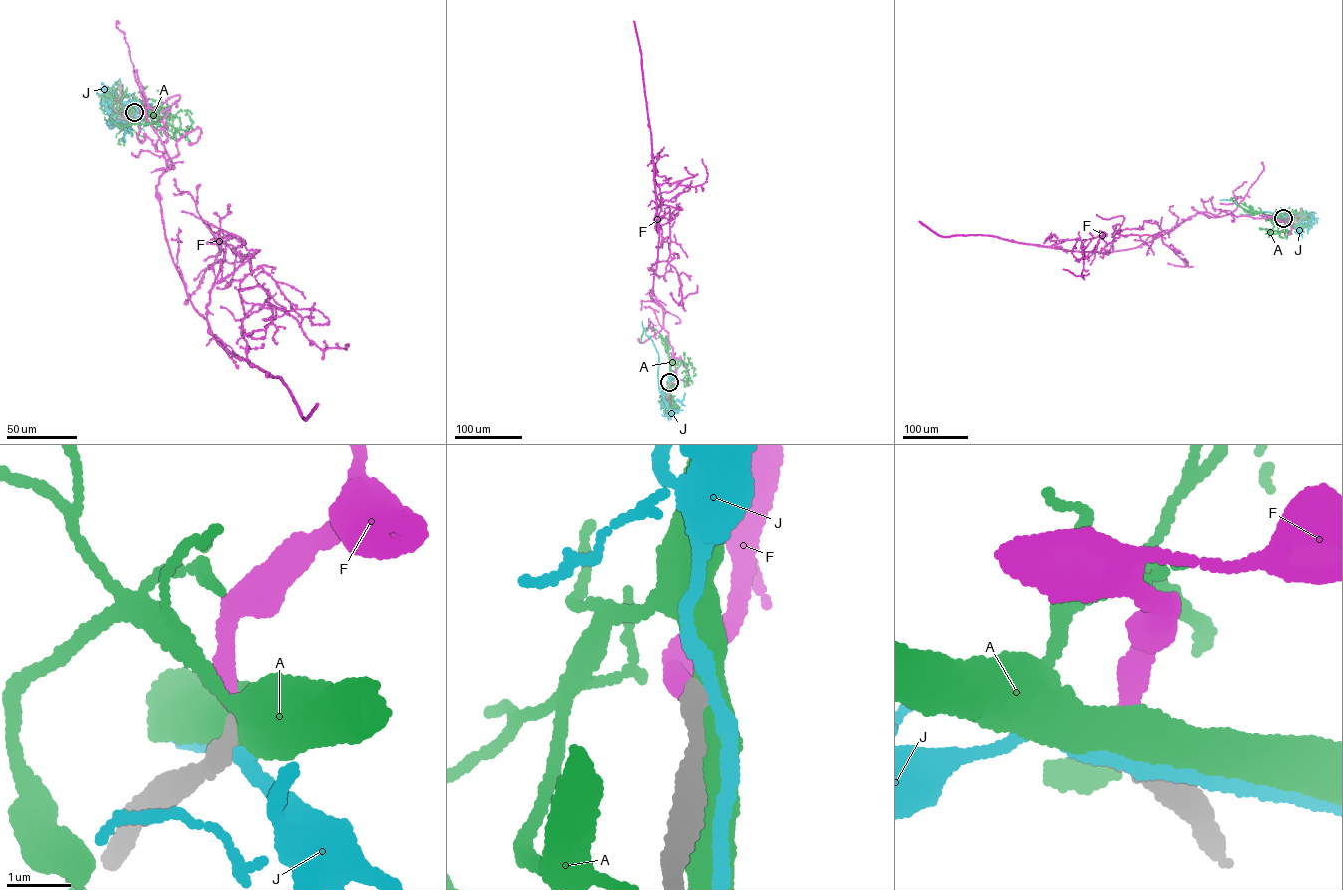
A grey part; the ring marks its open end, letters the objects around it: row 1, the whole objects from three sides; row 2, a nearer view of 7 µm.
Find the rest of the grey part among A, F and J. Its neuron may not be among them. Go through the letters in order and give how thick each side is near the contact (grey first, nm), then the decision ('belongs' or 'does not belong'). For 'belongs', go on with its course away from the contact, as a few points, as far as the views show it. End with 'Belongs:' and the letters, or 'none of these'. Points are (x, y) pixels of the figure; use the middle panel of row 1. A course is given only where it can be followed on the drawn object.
A: 320 nm thick on the grey side, 550 nm on the other; does not belong
F: 280 nm thick on the grey side, 320 nm on the other; belongs; it runs (669, 382), (673, 349), (663, 328), (662, 306), (650, 297), (656, 267), (658, 221), (651, 132), (633, 21)
J: 320 nm thick on the grey side, 220 nm on the other; does not belong
Belongs: F

